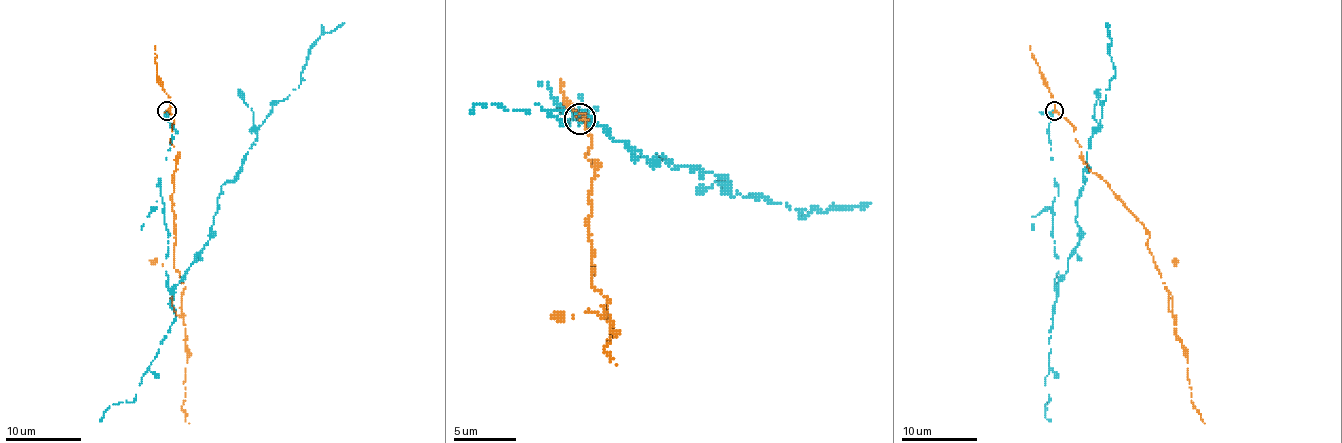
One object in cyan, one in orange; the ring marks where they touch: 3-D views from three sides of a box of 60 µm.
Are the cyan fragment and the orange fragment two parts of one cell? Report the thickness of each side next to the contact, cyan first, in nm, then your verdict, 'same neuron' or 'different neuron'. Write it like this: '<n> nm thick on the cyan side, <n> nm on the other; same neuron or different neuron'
320 nm thick on the cyan side, 200 nm on the other; different neuron

